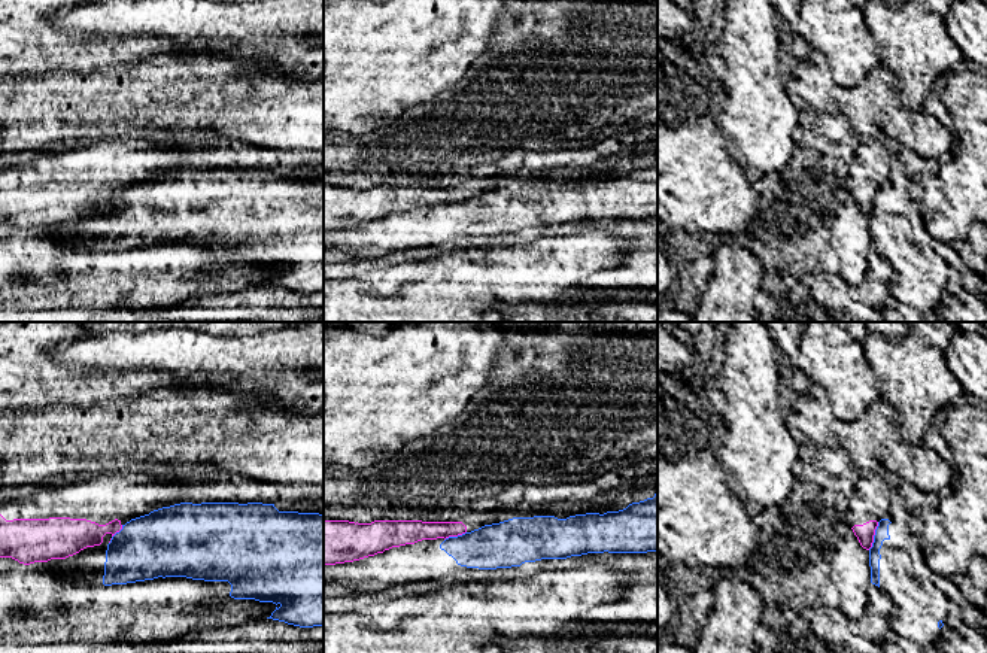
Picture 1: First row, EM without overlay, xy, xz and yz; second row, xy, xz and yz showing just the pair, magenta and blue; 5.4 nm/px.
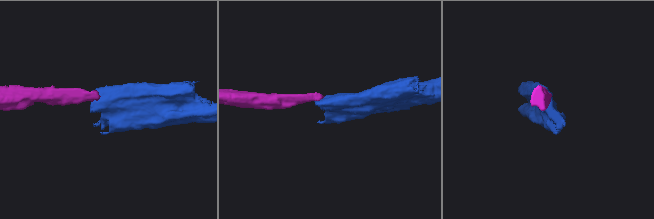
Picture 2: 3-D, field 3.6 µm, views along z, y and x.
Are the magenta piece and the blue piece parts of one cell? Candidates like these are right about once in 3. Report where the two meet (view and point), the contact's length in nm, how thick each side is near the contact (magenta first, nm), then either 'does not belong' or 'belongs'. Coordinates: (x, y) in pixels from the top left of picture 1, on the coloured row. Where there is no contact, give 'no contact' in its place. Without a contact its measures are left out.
meets magenta in yz at (874, 534); contact 160 nm long; 100 nm thick on the magenta side, 80 nm on the other; does not belong

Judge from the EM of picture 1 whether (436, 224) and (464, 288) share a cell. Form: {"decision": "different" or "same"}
{"decision": "different"}

